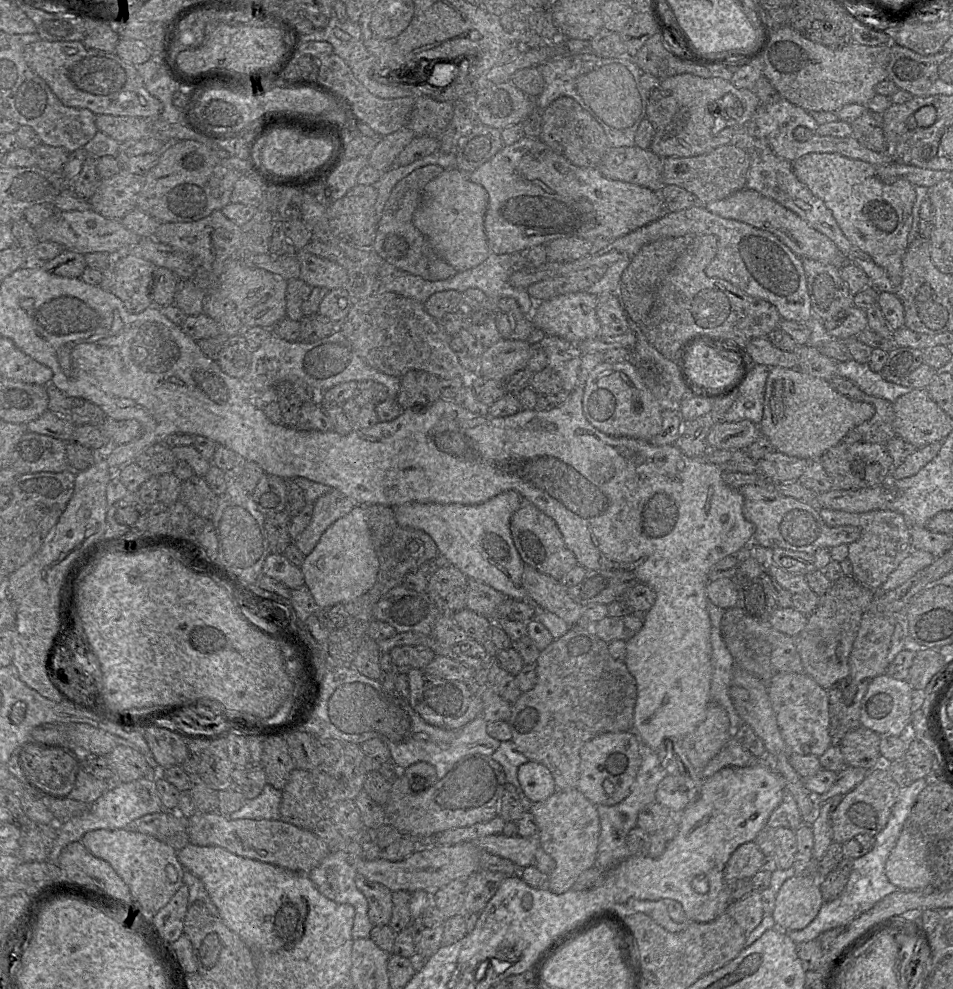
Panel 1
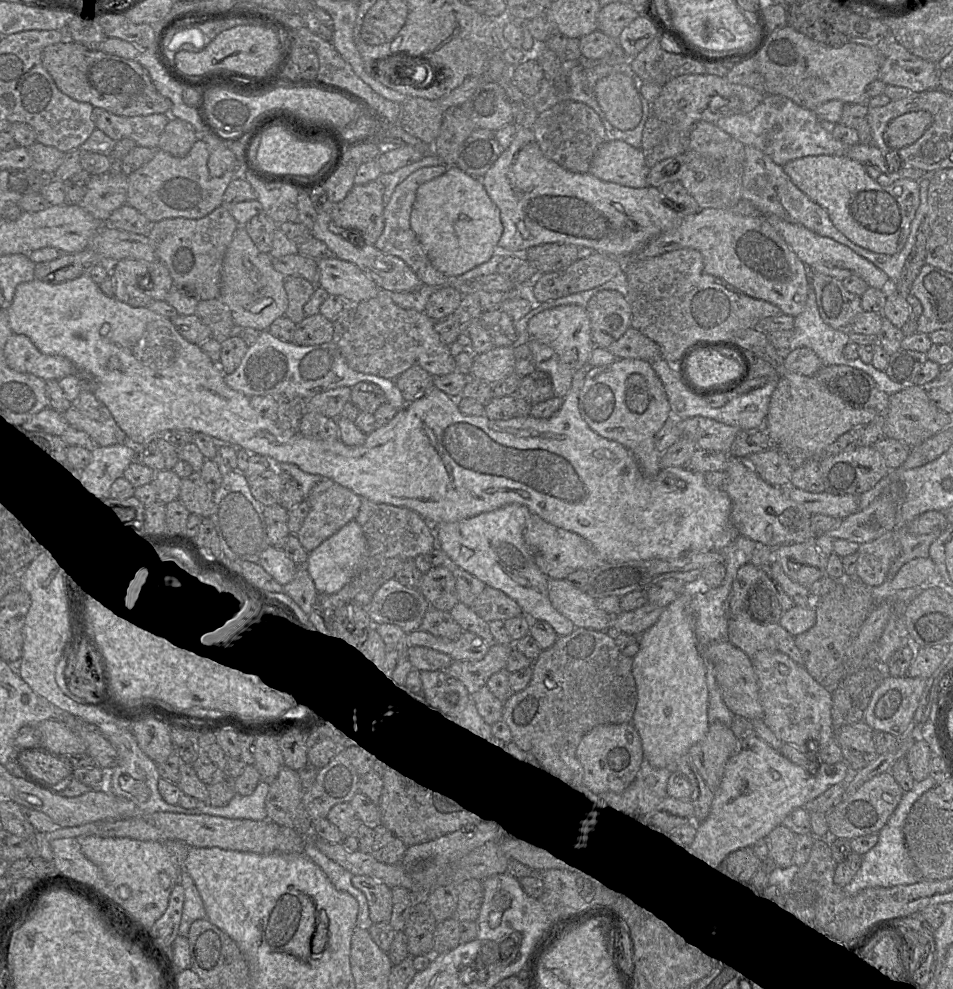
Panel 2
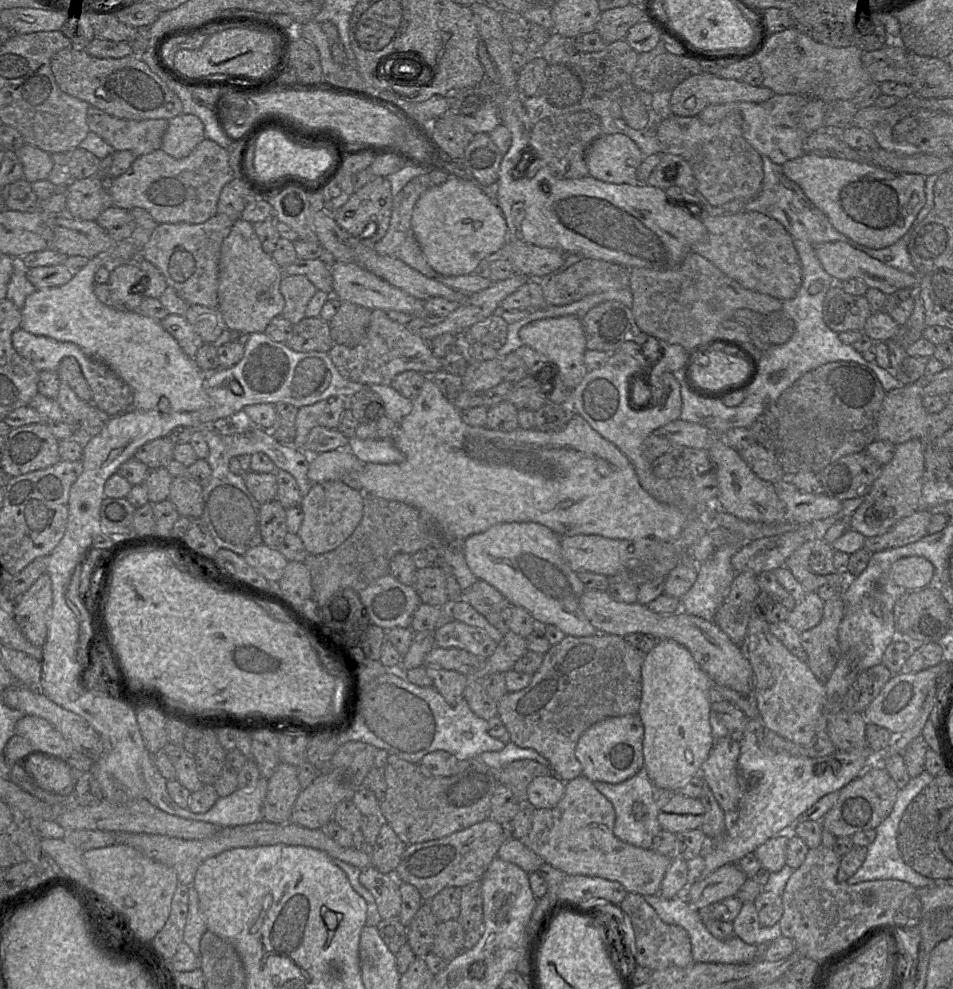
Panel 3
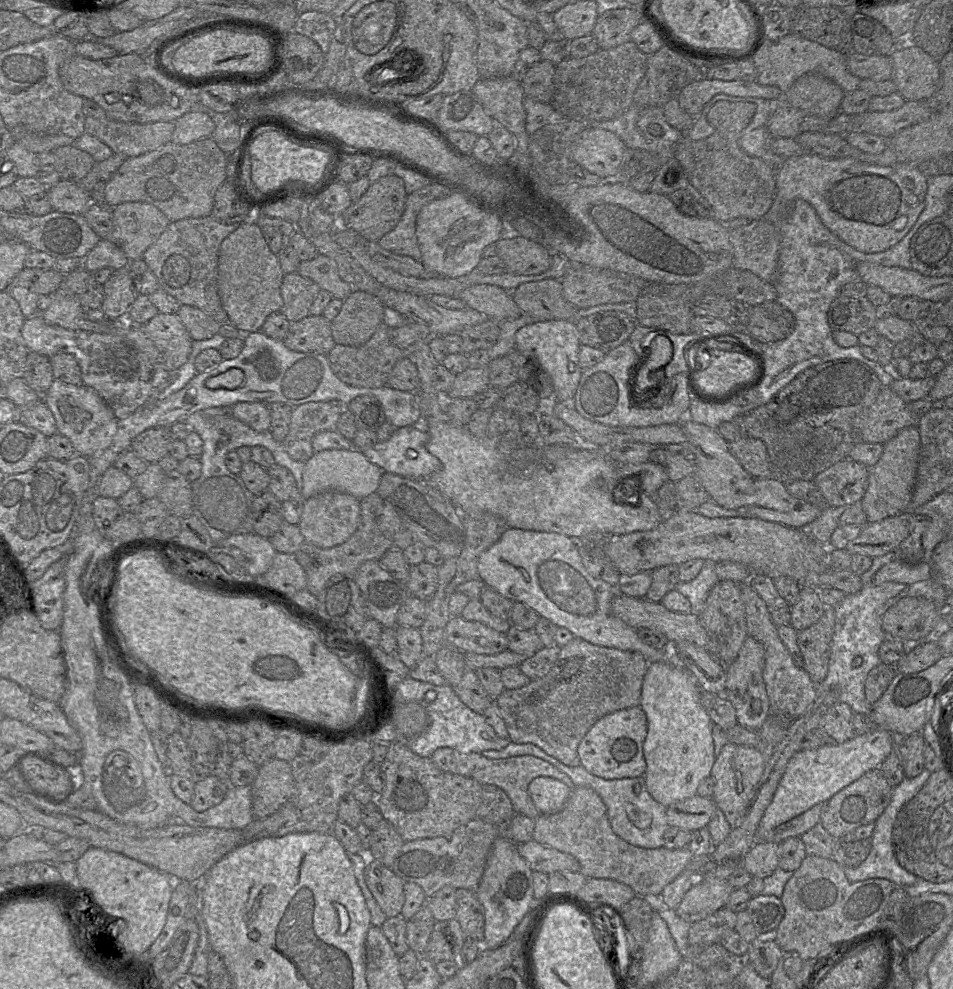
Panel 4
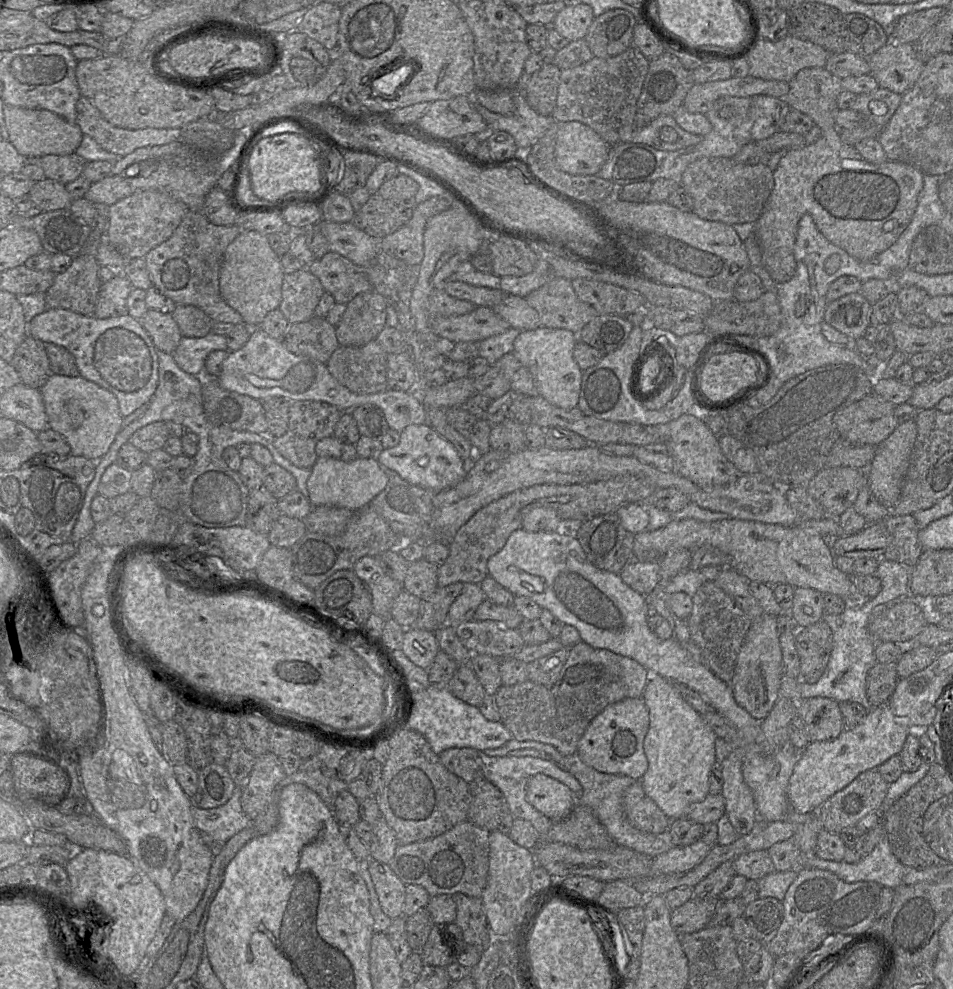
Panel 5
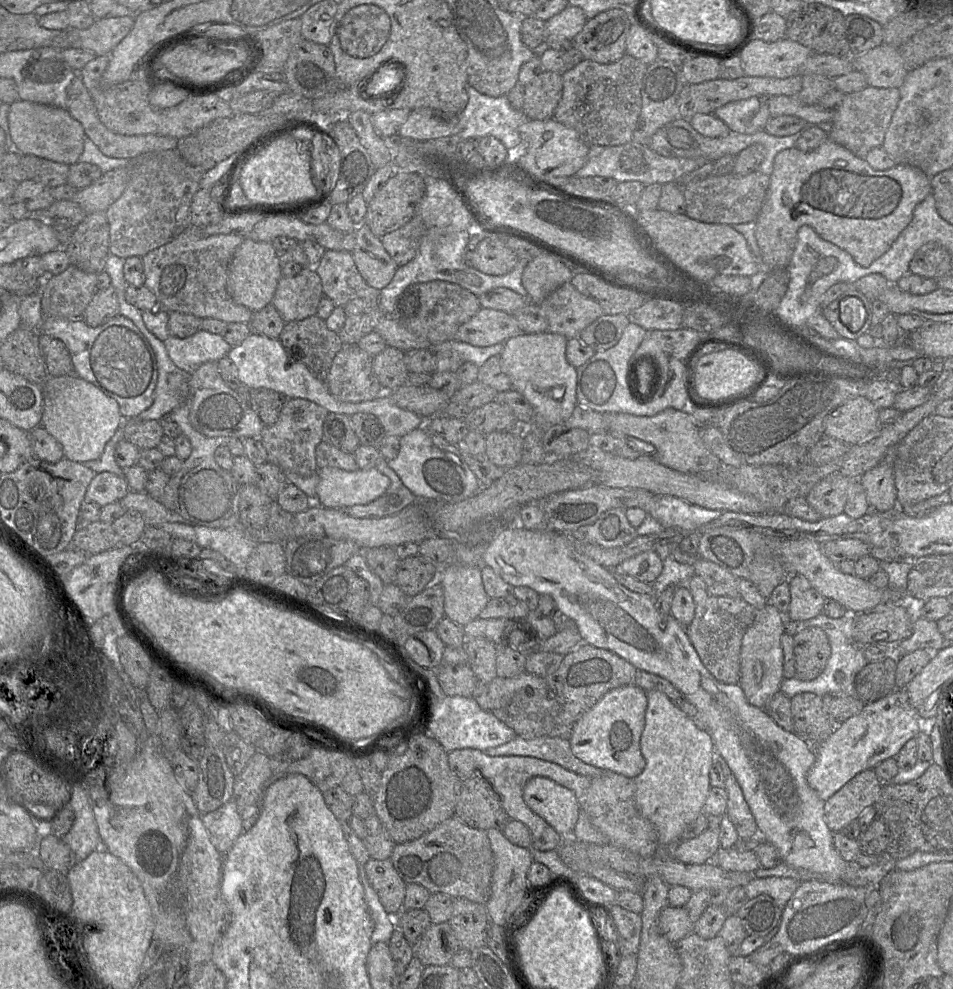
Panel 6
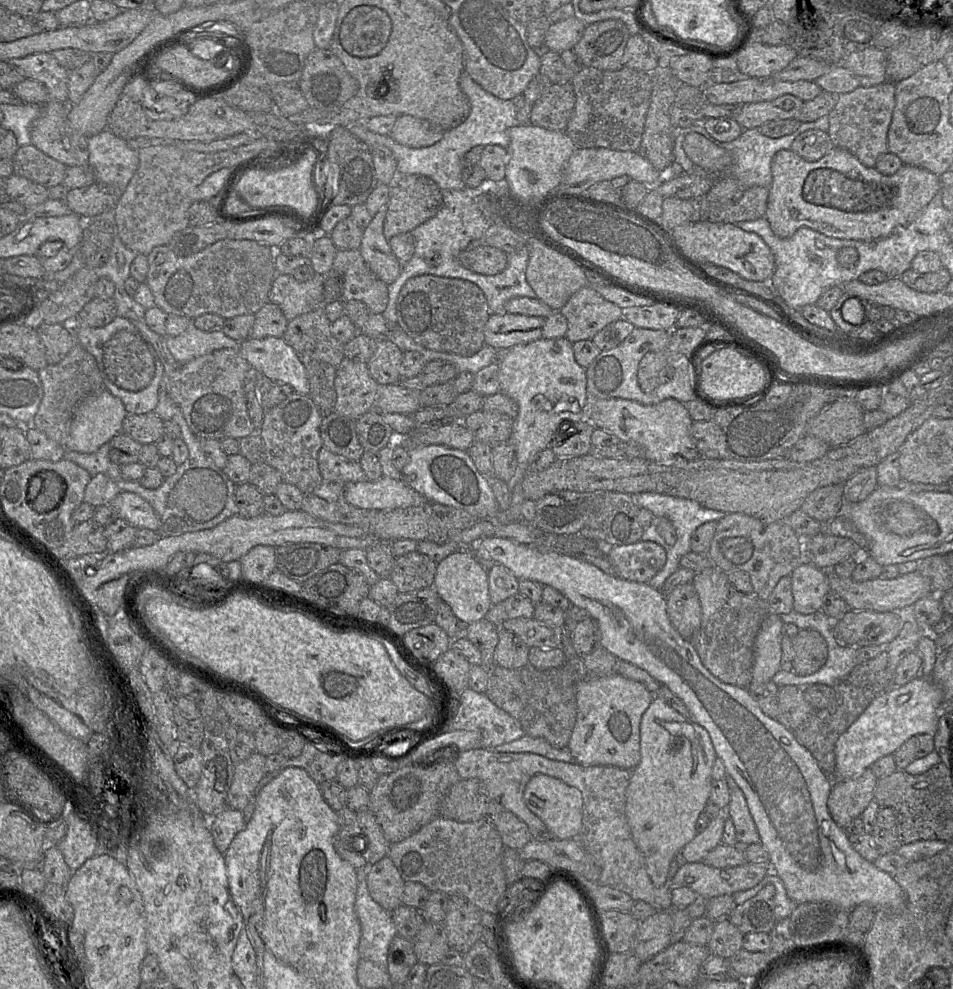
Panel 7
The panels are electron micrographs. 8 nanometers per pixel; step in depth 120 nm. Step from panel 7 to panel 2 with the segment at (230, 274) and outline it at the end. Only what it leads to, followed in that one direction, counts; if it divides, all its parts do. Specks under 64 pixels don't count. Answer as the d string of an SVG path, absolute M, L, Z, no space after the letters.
M221 205L200 219L170 218L153 223L147 236L154 249L156 259L167 267L173 283L178 288L190 288L198 300L210 300L219 297L223 259L238 226L229 207Z

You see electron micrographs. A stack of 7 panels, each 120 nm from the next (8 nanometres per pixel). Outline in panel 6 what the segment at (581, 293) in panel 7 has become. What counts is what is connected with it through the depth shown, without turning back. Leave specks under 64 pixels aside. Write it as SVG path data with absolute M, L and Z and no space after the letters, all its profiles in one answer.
M566 282L539 305L548 321L548 331L578 338L580 332L604 315L601 306Z

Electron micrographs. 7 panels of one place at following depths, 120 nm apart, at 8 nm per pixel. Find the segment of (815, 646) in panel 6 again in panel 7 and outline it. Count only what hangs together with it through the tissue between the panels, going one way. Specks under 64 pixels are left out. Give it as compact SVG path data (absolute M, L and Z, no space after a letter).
M800 629L792 638L794 650L792 671L799 676L817 672L828 659L828 646L824 637L813 629Z

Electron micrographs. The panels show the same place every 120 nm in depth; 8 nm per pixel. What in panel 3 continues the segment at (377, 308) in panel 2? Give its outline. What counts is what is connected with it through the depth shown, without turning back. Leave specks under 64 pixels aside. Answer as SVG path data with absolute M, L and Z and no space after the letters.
M380 309L371 311L369 327L358 345L334 344L328 355L343 378L359 384L390 385L404 371L413 370L431 377L442 369L441 359L433 355L430 341L411 333L406 325L391 320Z

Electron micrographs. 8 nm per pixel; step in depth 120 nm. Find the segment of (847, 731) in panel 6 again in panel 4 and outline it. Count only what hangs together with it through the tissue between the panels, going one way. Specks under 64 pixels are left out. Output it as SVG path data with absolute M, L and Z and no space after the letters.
M876 728L871 732L855 735L837 745L823 745L813 750L799 750L788 761L773 798L766 808L756 831L756 841L777 826L804 813L816 804L823 804L866 772L879 768L897 748L897 737L891 732Z

